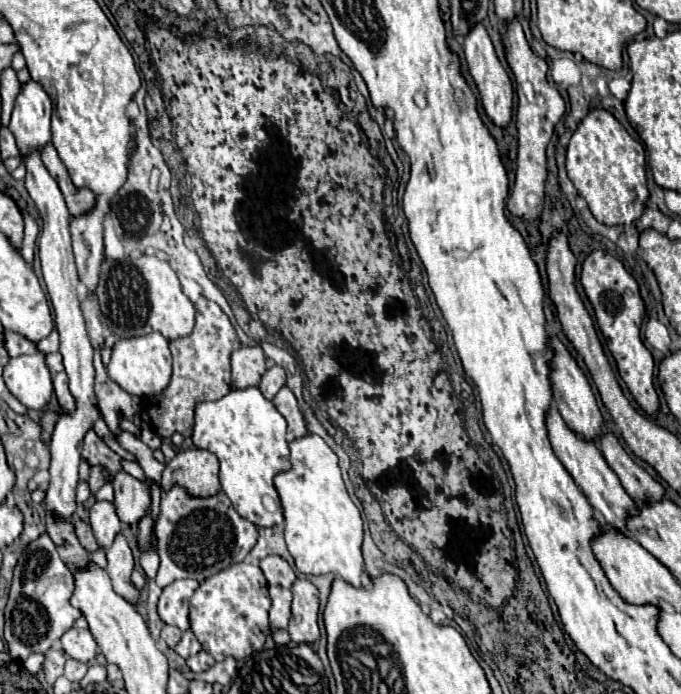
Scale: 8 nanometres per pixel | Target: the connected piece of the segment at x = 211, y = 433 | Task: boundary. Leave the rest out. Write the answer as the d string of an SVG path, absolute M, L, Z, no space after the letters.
M232 388L226 396L214 402L200 402L194 408L194 432L192 432L192 442L196 448L208 450L216 454L220 460L220 484L222 492L232 500L236 512L256 526L276 526L284 522L282 508L280 508L280 498L274 488L274 476L282 470L288 470L288 442L286 442L286 422L284 416L276 410L276 406L260 394L258 388Z

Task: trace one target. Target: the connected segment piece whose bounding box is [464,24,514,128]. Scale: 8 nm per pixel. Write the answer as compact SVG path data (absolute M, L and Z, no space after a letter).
M476 24L470 34L464 38L464 56L466 56L466 64L468 64L468 70L470 70L470 76L474 78L474 84L480 92L480 102L482 102L482 108L486 112L486 116L500 128L506 128L512 120L512 98L514 98L514 90L512 90L512 82L506 74L506 70L502 68L496 52L494 52L494 46L488 38L488 32L482 24Z

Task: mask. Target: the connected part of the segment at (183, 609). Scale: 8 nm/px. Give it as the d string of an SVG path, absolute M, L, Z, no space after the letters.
M176 580L162 590L158 600L158 614L166 624L178 626L180 630L188 630L188 600L198 588L196 580Z

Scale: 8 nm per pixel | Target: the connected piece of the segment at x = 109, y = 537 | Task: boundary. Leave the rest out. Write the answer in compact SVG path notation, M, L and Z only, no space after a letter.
M96 502L90 508L90 526L96 542L108 550L112 546L114 536L120 532L120 518L116 516L112 502Z

